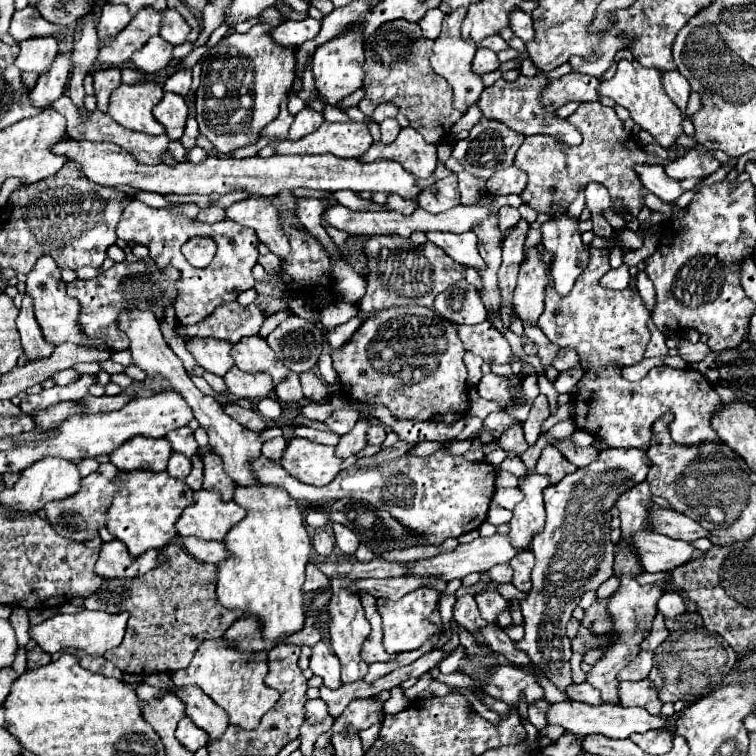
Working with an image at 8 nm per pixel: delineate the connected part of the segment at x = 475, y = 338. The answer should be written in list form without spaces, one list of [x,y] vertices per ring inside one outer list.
[[[485,320],[479,326],[457,326],[457,334],[465,350],[481,356],[487,364],[511,362],[511,346],[497,328]]]

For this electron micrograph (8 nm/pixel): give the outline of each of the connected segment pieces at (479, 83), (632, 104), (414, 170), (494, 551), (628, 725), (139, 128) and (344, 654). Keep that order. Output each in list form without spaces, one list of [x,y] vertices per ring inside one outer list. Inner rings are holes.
[[[457,8],[453,12],[449,12],[443,20],[443,30],[439,34],[439,38],[435,40],[435,46],[433,46],[433,54],[431,54],[431,68],[435,70],[435,74],[443,76],[449,86],[453,88],[453,108],[459,110],[461,114],[465,114],[469,110],[469,106],[477,104],[481,92],[483,92],[483,80],[471,70],[471,62],[473,62],[473,56],[475,56],[475,50],[477,50],[477,44],[475,42],[465,42],[461,38],[461,22],[463,22],[463,14],[467,10],[465,8]]]
[[[621,60],[617,74],[611,80],[603,80],[599,86],[599,94],[607,96],[611,100],[615,100],[615,104],[621,104],[629,110],[631,118],[635,120],[635,124],[639,124],[645,132],[649,132],[655,142],[663,148],[669,148],[675,138],[679,134],[683,134],[683,126],[681,126],[681,110],[677,108],[677,104],[665,94],[663,84],[661,84],[661,72],[657,68],[645,68],[639,66],[635,60]]]
[[[409,126],[403,128],[397,140],[389,146],[383,142],[373,142],[369,152],[359,160],[393,160],[417,178],[429,178],[437,166],[437,148],[433,144],[427,144],[423,136]]]
[[[489,536],[489,538],[477,538],[469,544],[459,544],[455,550],[451,552],[441,552],[433,558],[425,558],[425,560],[417,560],[413,562],[413,566],[405,572],[405,576],[437,576],[443,580],[455,580],[455,578],[463,578],[471,572],[487,572],[491,566],[495,564],[507,564],[519,550],[515,550],[509,544],[509,536]]]
[[[561,702],[561,704],[549,704],[547,710],[547,724],[557,724],[565,732],[573,734],[603,734],[607,738],[629,738],[633,732],[647,732],[653,728],[667,728],[671,724],[671,718],[667,716],[651,716],[647,710],[639,708],[625,708],[625,706],[615,706],[615,704],[601,704],[601,706],[589,706],[581,702]]]
[[[151,80],[141,84],[123,84],[113,90],[107,114],[127,130],[159,136],[163,134],[163,126],[155,122],[151,110],[161,98],[163,90]]]
[[[335,578],[331,580],[331,590],[333,590],[333,598],[329,602],[329,642],[331,648],[335,652],[335,656],[339,658],[343,670],[341,670],[341,682],[355,682],[355,680],[363,680],[367,674],[367,662],[361,660],[361,646],[367,640],[371,626],[365,618],[363,606],[361,606],[361,598],[357,594],[351,594],[345,586],[349,586],[347,578]]]

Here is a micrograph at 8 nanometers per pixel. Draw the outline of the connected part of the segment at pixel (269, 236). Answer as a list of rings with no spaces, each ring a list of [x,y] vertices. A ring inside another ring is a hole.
[[[247,196],[241,202],[235,202],[225,210],[225,216],[241,226],[253,228],[257,238],[269,246],[269,250],[277,256],[285,256],[289,252],[287,238],[283,238],[283,230],[279,230],[277,210],[263,196]]]

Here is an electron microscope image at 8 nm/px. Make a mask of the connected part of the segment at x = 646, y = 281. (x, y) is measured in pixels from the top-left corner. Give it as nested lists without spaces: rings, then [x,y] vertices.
[[[644,271],[638,273],[636,286],[646,307],[652,311],[656,303],[656,294],[653,283]]]

